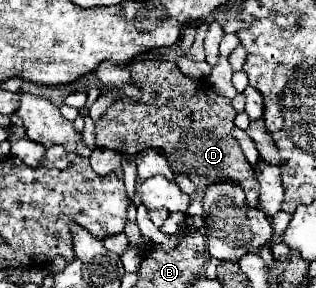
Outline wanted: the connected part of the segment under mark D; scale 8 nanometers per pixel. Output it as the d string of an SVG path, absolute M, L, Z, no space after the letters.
M133 60L131 76L141 86L143 98L123 100L123 96L117 96L95 122L95 146L121 152L121 156L155 148L167 156L175 174L191 178L199 188L221 180L235 180L245 190L247 204L257 206L259 184L253 166L231 136L231 128L235 126L231 100L201 84L201 80L183 76L171 60Z

